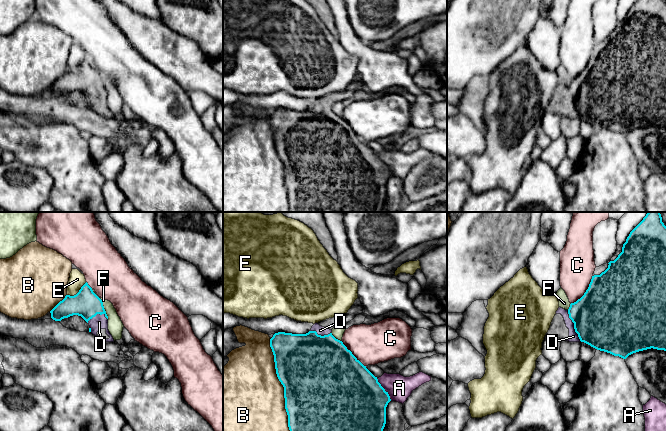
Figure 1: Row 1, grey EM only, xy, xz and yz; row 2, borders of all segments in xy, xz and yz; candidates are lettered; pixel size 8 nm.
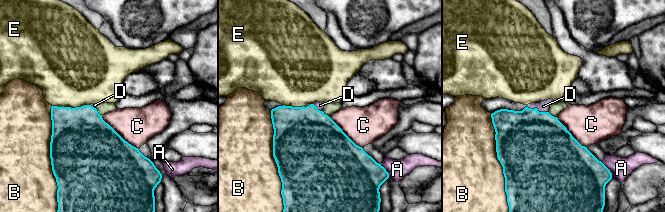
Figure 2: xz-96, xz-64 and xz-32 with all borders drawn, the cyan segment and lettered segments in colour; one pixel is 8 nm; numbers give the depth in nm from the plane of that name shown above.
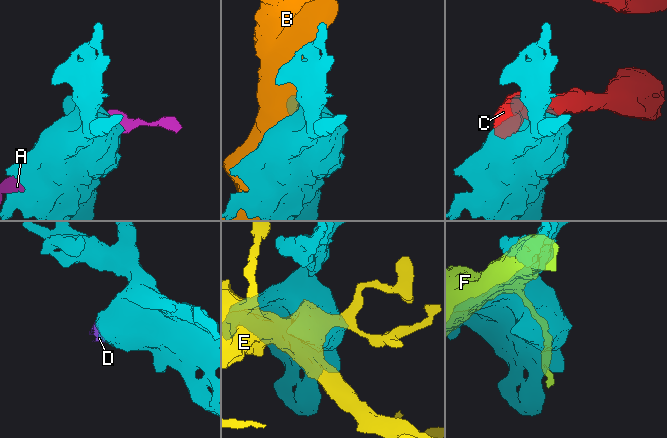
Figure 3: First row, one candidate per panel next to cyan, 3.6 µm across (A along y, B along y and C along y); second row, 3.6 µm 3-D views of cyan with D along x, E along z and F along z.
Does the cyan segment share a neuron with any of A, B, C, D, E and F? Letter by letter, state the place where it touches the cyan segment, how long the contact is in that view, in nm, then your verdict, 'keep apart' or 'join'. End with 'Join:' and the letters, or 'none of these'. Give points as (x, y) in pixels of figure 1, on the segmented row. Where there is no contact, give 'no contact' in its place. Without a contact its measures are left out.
A: contact xz (384, 389); length 220 nm; keep apart
B: contact xz (282, 384); length 750 nm; keep apart
C: contact yz (586, 291); length 280 nm; keep apart
D: contact yz (574, 326); length 280 nm; join
E: contact xy (78, 292); length 190 nm; keep apart
F: contact xy (102, 304); length 280 nm; keep apart
Join: D

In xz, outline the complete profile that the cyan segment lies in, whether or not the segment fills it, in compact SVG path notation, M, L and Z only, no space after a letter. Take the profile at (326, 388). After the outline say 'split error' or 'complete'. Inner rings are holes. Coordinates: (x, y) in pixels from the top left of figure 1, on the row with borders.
M358 297L348 312L341 316L329 318L318 323L315 323L311 330L306 334L292 334L285 332L278 332L273 335L270 339L270 347L274 355L276 374L284 387L284 398L285 398L285 409L288 415L288 427L290 431L383 431L386 424L386 407L391 401L388 392L378 382L375 377L367 368L364 366L342 341L336 339L332 335L332 329L337 325L345 325L353 320L357 315L363 313L363 306L360 298Z; split error

